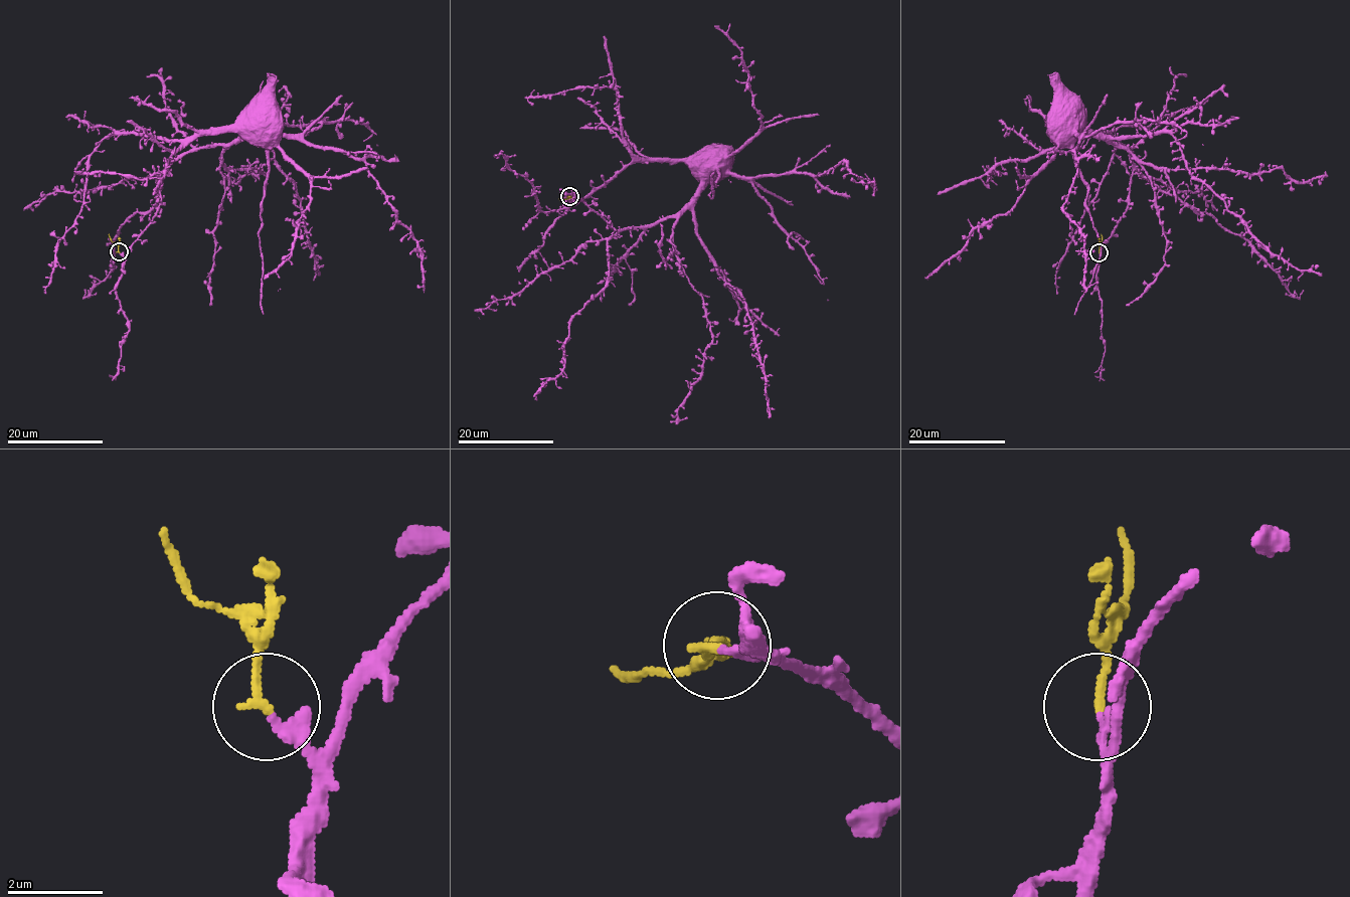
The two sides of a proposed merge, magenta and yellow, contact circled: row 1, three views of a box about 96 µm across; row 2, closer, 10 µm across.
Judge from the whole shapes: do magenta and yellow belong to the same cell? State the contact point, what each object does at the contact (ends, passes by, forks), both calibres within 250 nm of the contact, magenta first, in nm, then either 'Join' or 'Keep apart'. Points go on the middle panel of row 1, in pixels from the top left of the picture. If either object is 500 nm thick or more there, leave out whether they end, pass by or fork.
Place: (569, 196). At the ring magenta ends. At the ring yellow ends. Thickness 240 nm (magenta) against 200 nm. Keep apart

